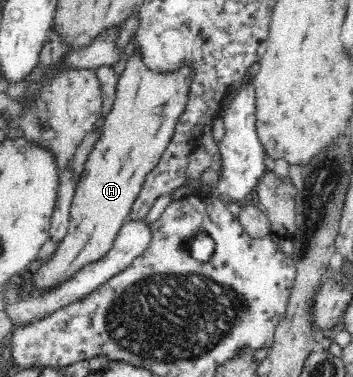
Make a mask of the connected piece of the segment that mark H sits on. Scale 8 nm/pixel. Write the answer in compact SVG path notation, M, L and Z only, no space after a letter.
M132 55L117 82L114 103L105 118L102 134L83 169L69 210L66 234L57 241L50 258L42 260L30 276L30 294L52 294L72 280L87 264L106 256L124 222L130 218L144 176L160 160L184 110L188 90L188 69L179 73L156 73Z

